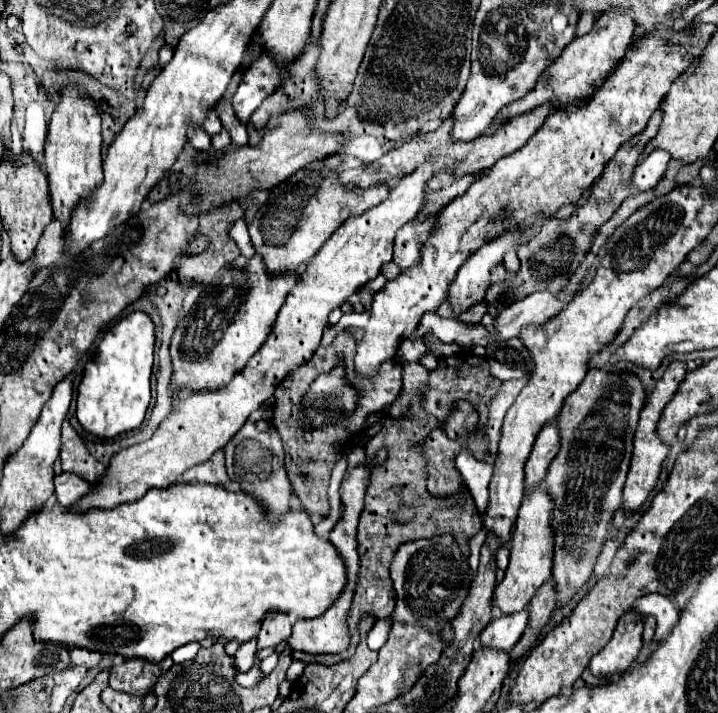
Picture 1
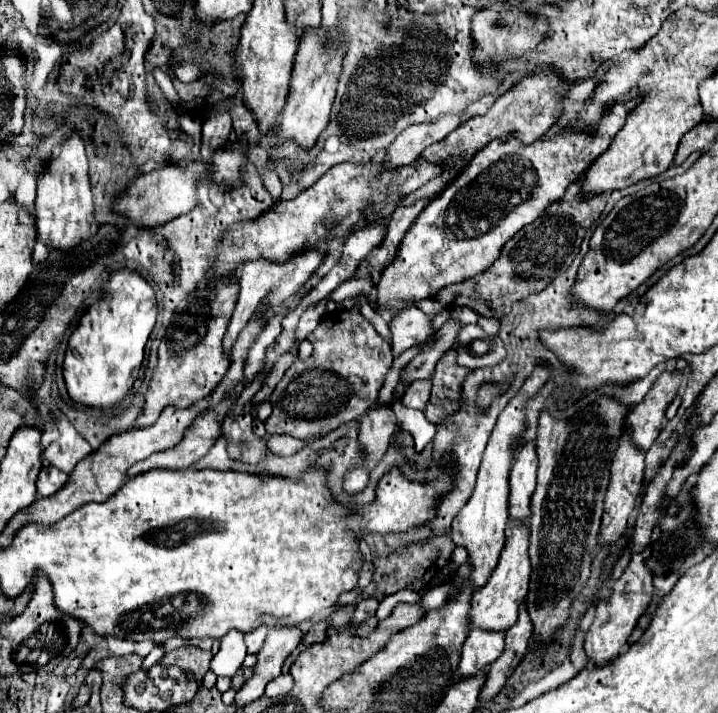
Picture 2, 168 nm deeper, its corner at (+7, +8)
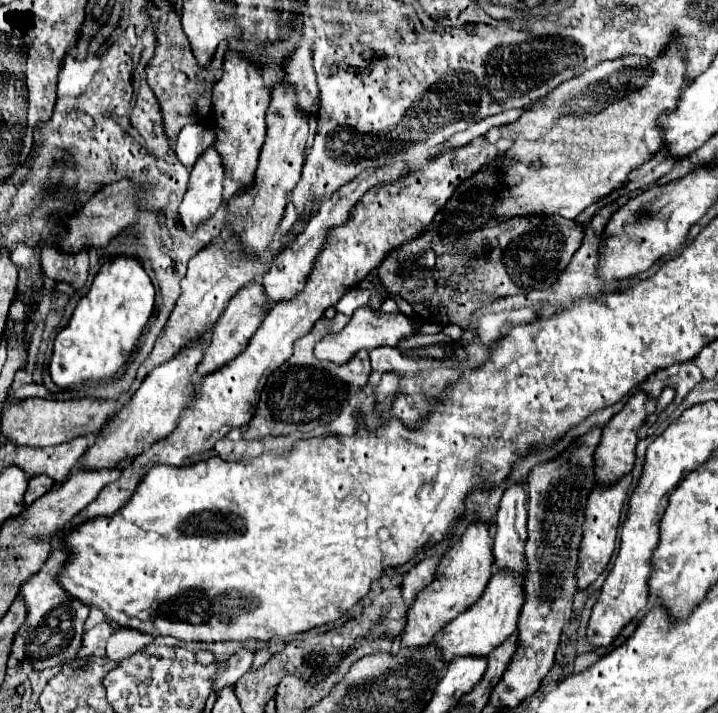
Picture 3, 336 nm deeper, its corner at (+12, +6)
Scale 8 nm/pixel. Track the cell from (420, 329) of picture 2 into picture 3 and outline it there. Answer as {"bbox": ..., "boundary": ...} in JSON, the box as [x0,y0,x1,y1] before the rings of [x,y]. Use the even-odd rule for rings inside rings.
{"bbox":[314,305,412,365],"boundary":[[[368,305],[360,307],[354,311],[354,315],[350,317],[348,325],[340,331],[340,333],[332,333],[332,335],[326,335],[314,349],[314,355],[322,361],[330,361],[330,363],[336,363],[336,365],[342,365],[342,363],[348,363],[348,359],[352,359],[356,355],[356,351],[360,349],[374,349],[374,347],[382,347],[382,345],[390,345],[390,347],[396,347],[400,339],[412,335],[412,323],[406,315],[402,313],[396,313],[396,315],[388,315],[388,313],[382,313],[378,309],[370,309]]]}

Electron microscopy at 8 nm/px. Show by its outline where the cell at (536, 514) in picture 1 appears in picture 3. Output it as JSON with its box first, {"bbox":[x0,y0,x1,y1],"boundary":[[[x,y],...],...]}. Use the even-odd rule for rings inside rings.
{"bbox":[434,571,524,663],"boundary":[[[498,571],[492,575],[490,583],[486,585],[484,595],[464,613],[460,613],[454,621],[450,621],[434,639],[436,647],[444,655],[444,661],[450,663],[456,657],[472,655],[472,657],[486,657],[492,649],[504,643],[514,631],[520,617],[520,609],[524,605],[524,593],[520,575],[512,575],[508,571]]]}

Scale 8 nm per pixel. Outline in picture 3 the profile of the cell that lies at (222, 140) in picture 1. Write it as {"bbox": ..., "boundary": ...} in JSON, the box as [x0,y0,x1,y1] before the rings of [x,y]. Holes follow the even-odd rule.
{"bbox":[178,147,224,235],"boundary":[[[210,147],[192,167],[188,191],[178,207],[178,223],[188,235],[192,235],[200,225],[204,225],[220,207],[222,181],[224,167],[220,155]]]}

